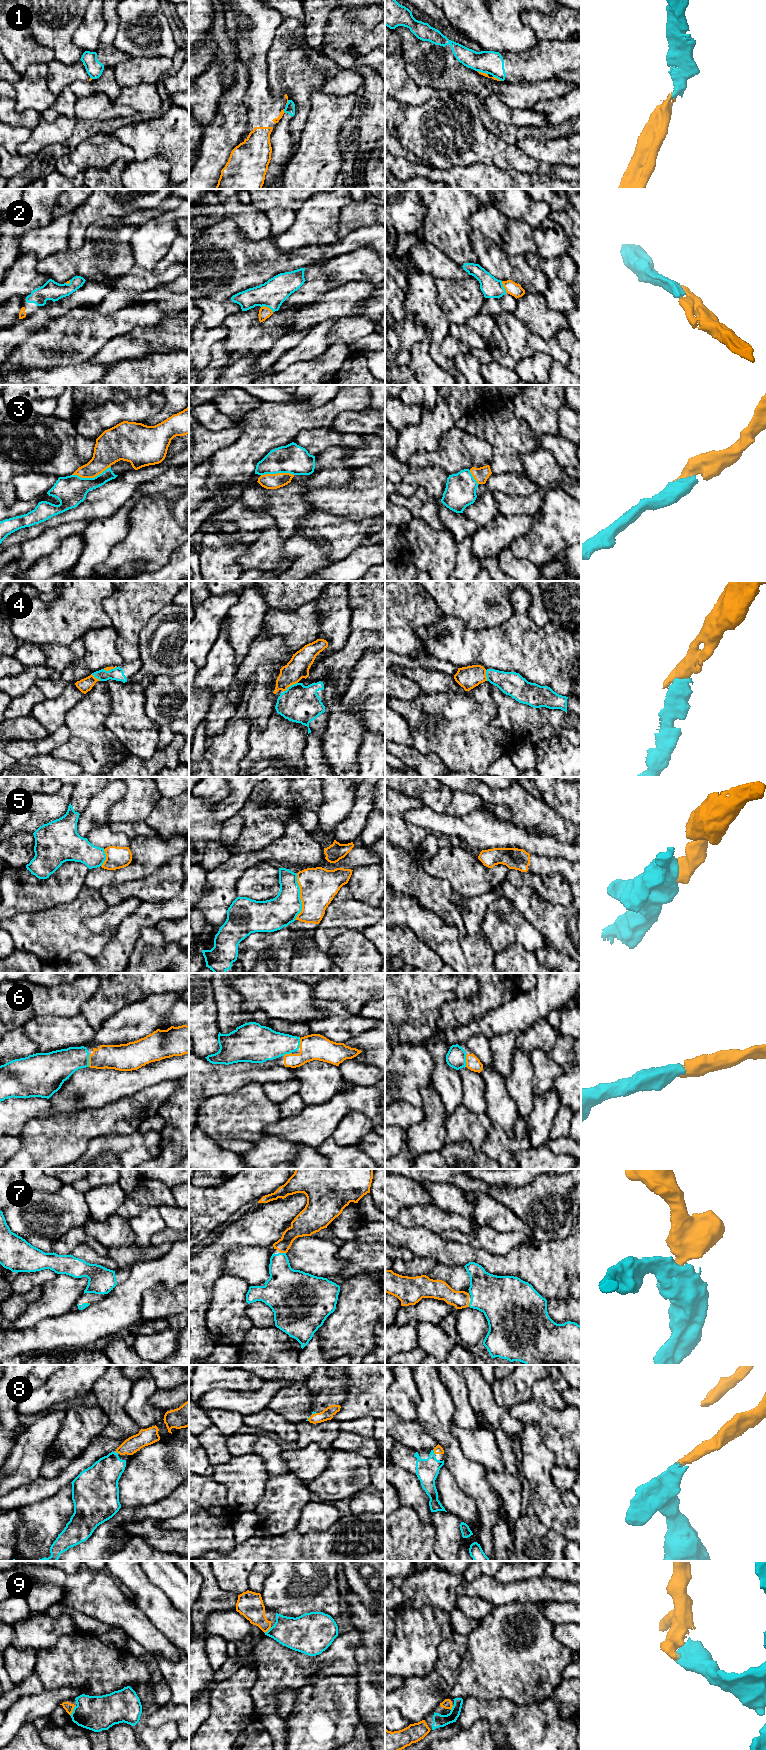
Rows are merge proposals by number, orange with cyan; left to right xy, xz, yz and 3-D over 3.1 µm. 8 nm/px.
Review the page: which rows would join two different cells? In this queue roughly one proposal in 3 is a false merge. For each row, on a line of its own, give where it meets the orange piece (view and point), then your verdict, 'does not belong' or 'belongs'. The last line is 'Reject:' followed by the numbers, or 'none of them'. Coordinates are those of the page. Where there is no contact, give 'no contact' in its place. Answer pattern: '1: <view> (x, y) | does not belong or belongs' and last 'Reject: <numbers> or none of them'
1: xz (283, 111) | does not belong
2: xz (267, 307) | belongs
3: xy (91, 477) | belongs
4: xz (290, 685) | belongs
5: xz (300, 896) | does not belong
6: xy (89, 1060) | belongs
7: xz (283, 1252) | belongs
8: yz (434, 1451) | belongs
9: xy (72, 1711) | belongs
Reject: 1, 5

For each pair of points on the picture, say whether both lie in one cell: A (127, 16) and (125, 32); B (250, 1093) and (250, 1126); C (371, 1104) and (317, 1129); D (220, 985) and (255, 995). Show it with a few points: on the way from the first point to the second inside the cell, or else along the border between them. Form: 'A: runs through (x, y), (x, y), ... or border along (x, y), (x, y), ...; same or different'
A: runs through (127, 20), (127, 28); same
B: runs through (250, 1101), (250, 1118); same
C: runs through (358, 1104), (342, 1104), (330, 1116); same
D: border along (227, 983), (240, 995), (243, 1010); different

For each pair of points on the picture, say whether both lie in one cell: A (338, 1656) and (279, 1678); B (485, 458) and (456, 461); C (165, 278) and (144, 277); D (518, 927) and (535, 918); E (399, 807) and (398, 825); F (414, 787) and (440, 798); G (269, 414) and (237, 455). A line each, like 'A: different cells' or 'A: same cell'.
A: same cell
B: same cell
C: same cell
D: different cells
E: same cell
F: same cell
G: same cell

